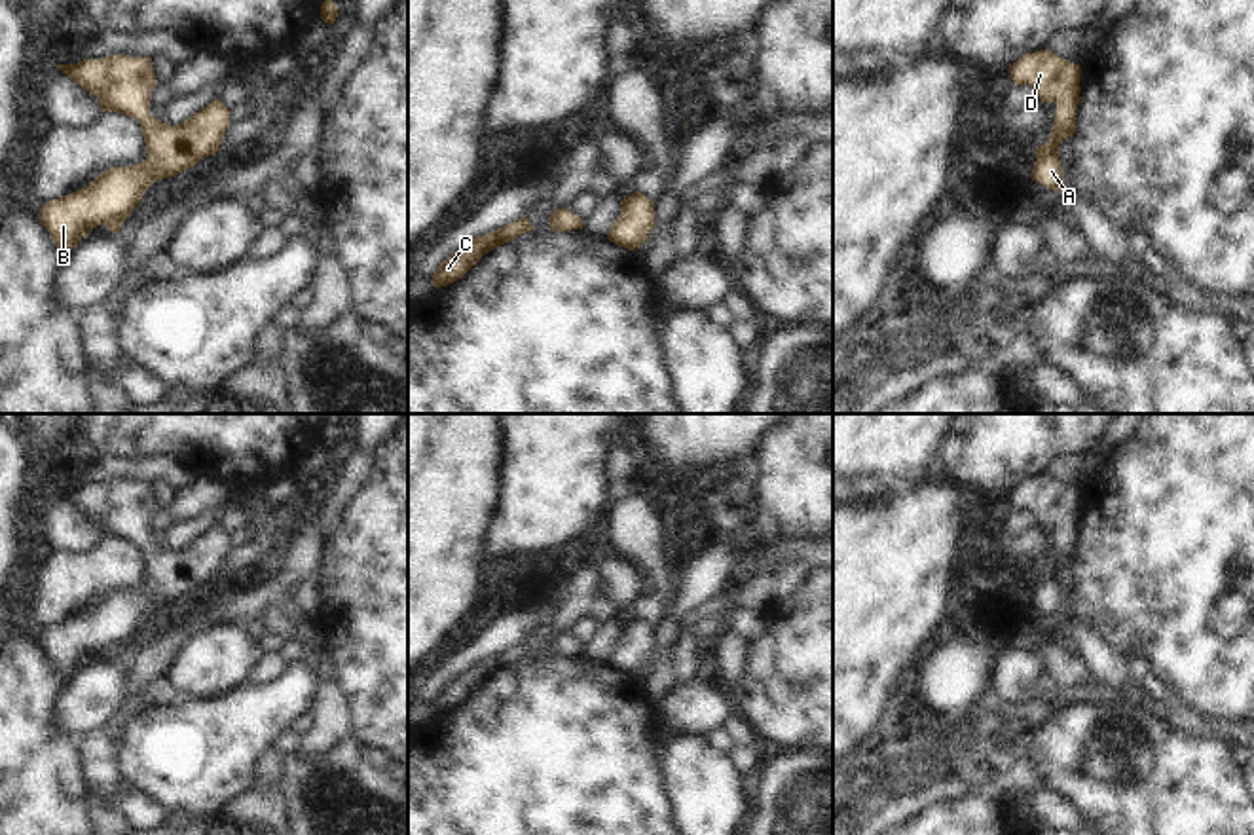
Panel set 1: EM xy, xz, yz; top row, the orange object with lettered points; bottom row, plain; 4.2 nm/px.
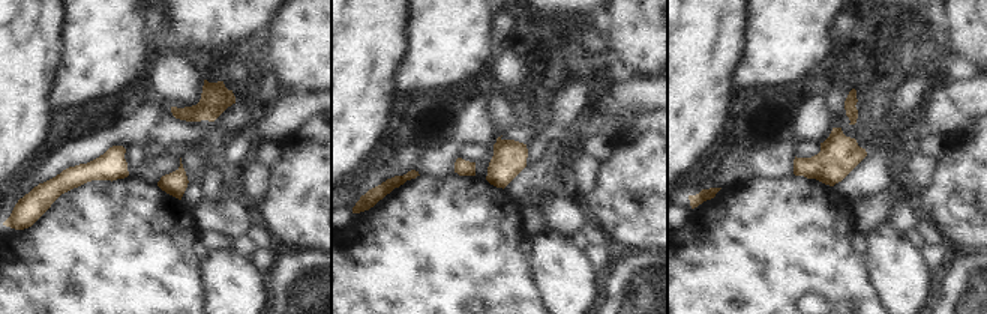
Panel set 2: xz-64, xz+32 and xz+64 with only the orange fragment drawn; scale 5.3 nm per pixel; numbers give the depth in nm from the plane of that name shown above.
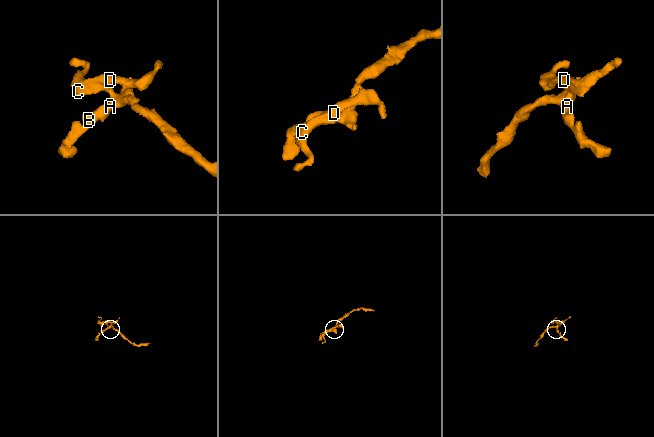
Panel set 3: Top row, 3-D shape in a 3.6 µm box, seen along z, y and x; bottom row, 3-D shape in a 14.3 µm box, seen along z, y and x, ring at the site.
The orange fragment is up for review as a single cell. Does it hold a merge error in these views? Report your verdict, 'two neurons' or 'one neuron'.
one neuron

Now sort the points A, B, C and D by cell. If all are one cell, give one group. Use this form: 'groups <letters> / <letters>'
groups A B C D

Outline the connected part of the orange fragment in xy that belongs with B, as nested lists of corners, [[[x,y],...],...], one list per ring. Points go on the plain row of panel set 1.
[[[110,480],[57,490],[95,520],[104,537],[121,537],[137,545],[148,579],[142,588],[110,592],[89,611],[40,632],[40,649],[65,677],[101,649],[118,659],[148,611],[220,575],[230,552],[230,535],[218,524],[178,550],[169,550],[150,539],[150,516],[157,509],[150,486],[150,482]]]

